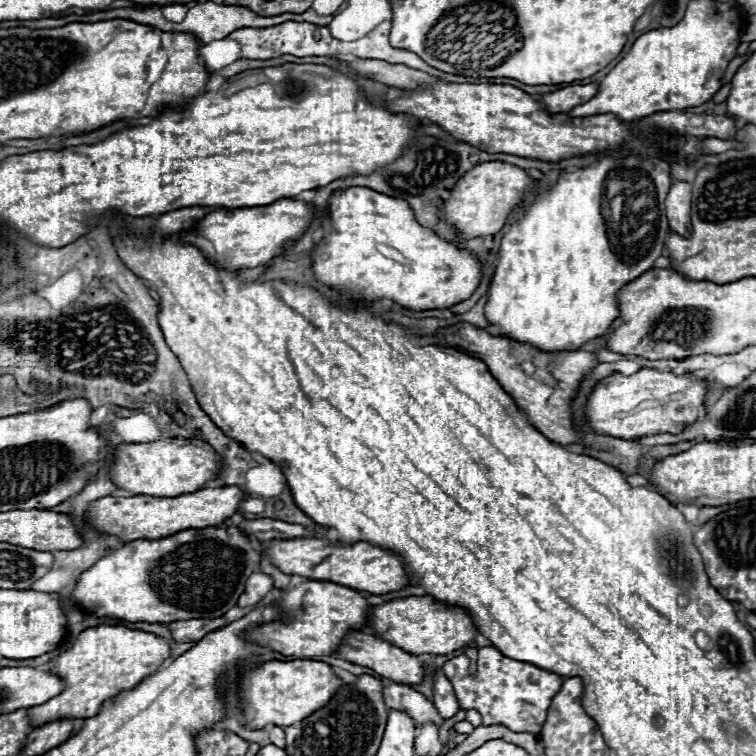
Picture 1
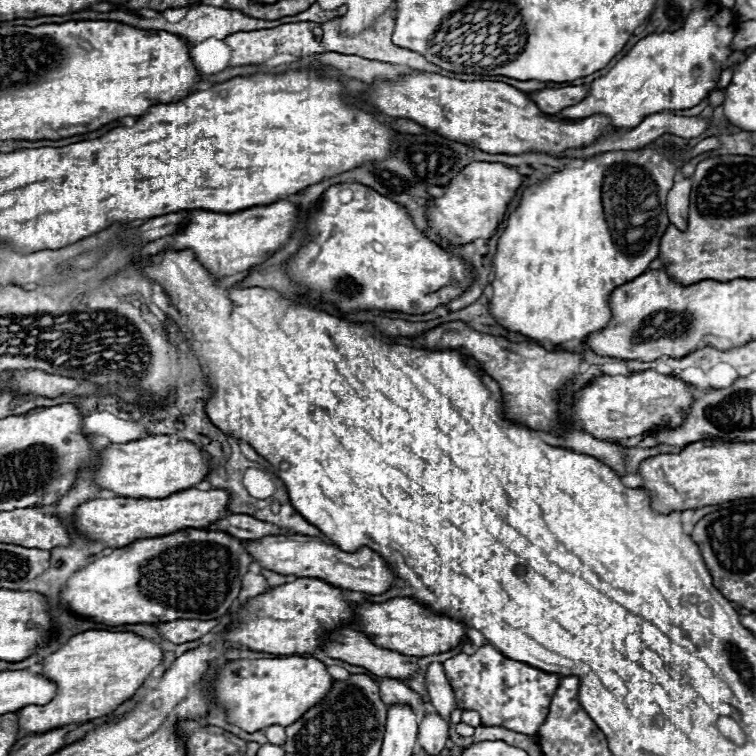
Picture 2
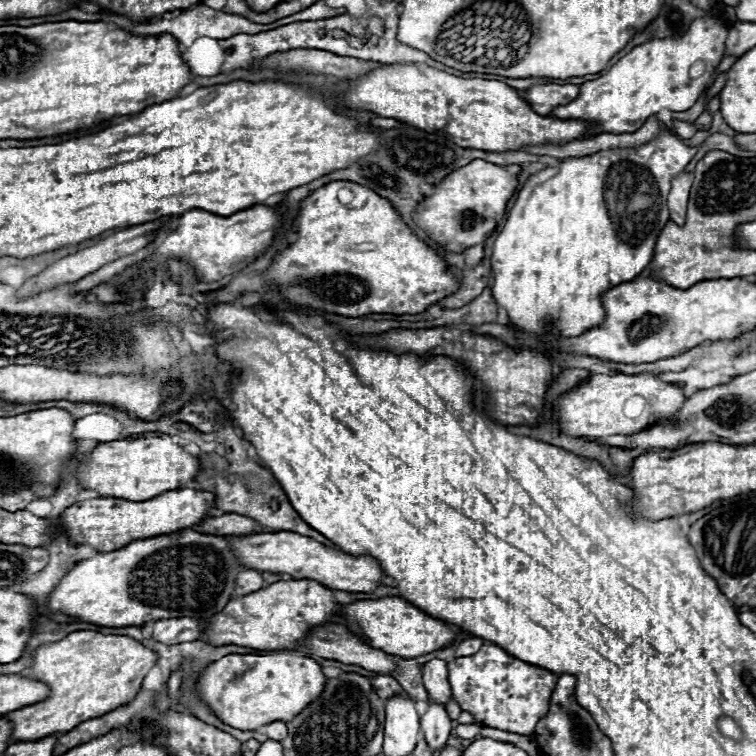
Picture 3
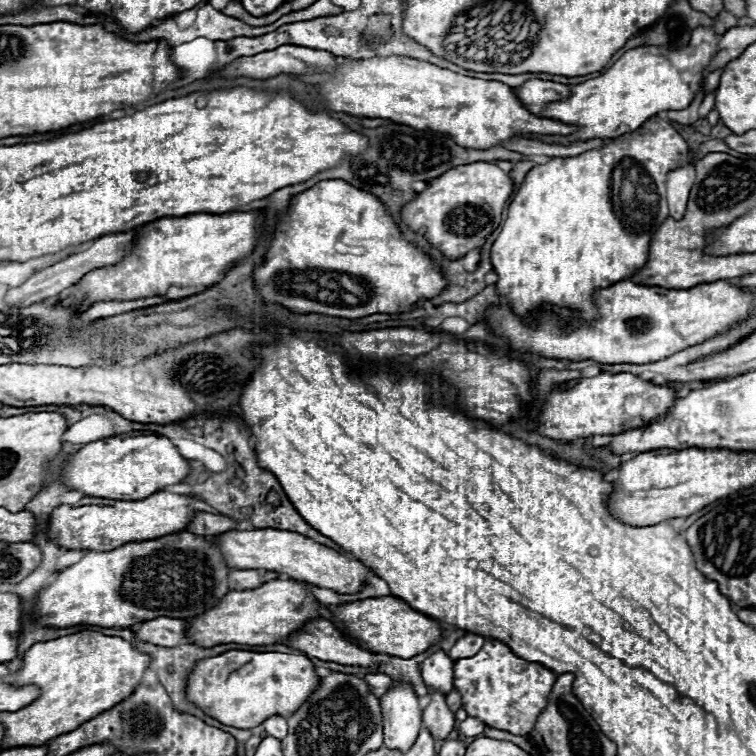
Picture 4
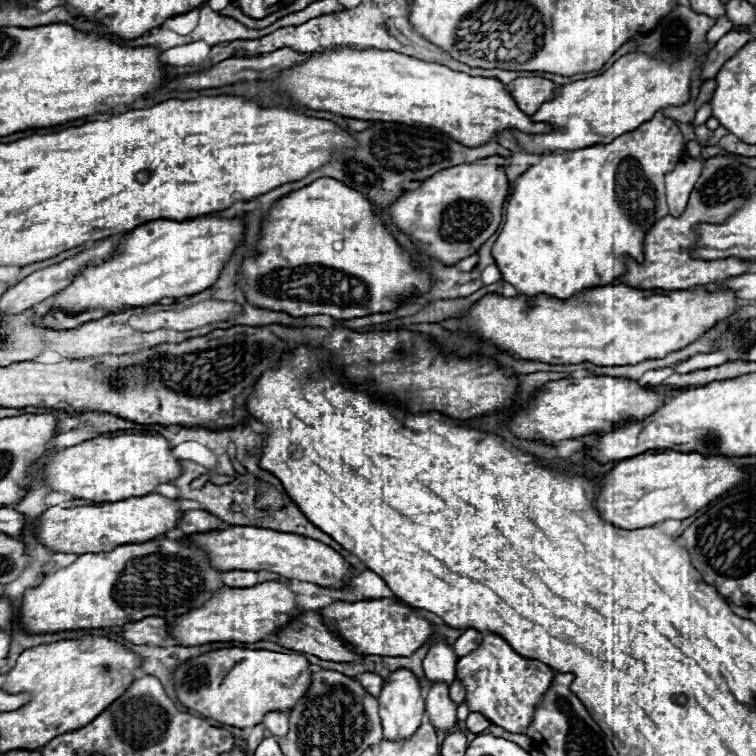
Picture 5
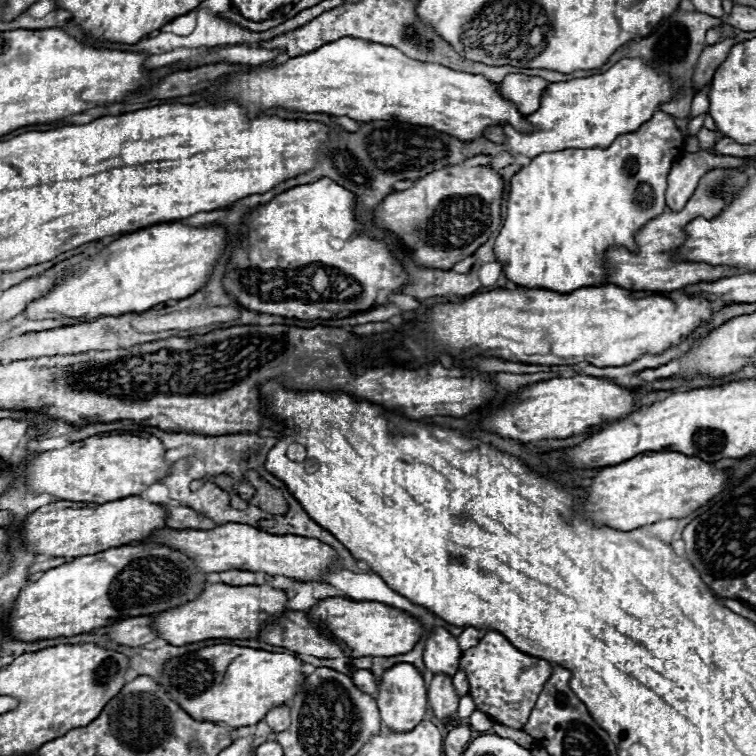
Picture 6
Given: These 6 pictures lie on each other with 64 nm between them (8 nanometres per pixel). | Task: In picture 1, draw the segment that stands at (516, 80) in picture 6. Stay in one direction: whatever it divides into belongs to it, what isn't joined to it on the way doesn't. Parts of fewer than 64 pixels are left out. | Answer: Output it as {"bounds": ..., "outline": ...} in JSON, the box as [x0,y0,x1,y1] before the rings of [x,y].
{"bounds":[540,84,598,112],"outline":[[[584,84],[584,86],[568,86],[556,92],[548,92],[540,96],[540,102],[548,112],[568,112],[578,104],[590,100],[598,90],[598,84]]]}

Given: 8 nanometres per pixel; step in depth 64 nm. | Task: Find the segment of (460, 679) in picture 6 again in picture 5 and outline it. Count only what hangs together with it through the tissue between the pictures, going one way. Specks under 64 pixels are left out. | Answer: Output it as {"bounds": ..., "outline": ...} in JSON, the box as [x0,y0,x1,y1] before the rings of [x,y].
{"bounds":[450,678,466,704],"outline":[[[456,678],[456,680],[450,684],[450,698],[452,698],[456,704],[460,704],[460,702],[464,700],[464,696],[466,696],[466,688],[464,688],[462,680]]]}

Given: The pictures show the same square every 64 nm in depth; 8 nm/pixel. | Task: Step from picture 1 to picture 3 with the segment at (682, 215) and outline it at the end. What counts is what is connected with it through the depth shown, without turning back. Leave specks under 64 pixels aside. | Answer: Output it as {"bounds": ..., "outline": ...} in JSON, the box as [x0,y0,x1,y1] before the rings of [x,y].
{"bounds":[668,172,694,224],"outline":[[[682,172],[672,178],[672,188],[668,194],[668,208],[670,208],[670,220],[674,220],[676,224],[684,224],[686,202],[688,202],[692,180],[694,180],[692,172]]]}

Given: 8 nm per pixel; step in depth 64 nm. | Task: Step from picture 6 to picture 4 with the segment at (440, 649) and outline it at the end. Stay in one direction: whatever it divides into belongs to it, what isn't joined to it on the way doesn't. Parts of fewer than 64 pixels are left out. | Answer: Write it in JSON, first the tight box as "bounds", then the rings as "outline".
{"bounds":[422,650,454,694],"outline":[[[438,650],[422,662],[422,678],[430,690],[440,690],[448,694],[452,690],[454,680],[454,660],[444,652]]]}

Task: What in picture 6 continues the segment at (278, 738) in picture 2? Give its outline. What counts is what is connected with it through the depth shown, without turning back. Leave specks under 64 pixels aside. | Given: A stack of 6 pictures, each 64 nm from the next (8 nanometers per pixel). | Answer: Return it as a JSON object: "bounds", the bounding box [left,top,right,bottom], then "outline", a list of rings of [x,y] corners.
{"bounds":[264,706,290,732],"outline":[[[274,706],[264,718],[274,732],[284,732],[290,726],[290,706]]]}

